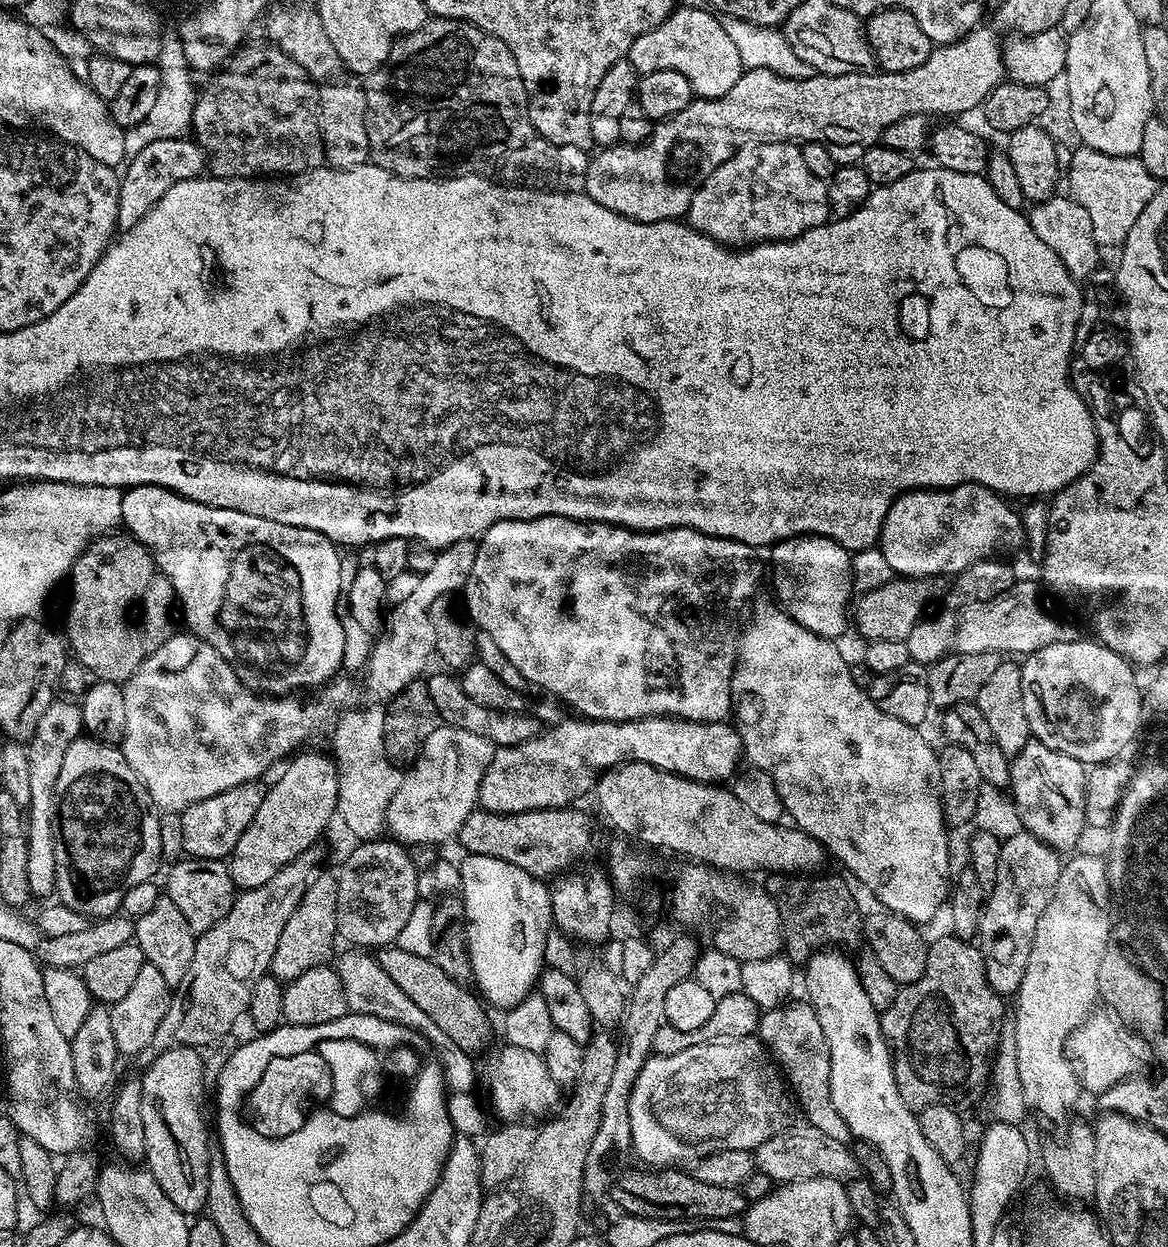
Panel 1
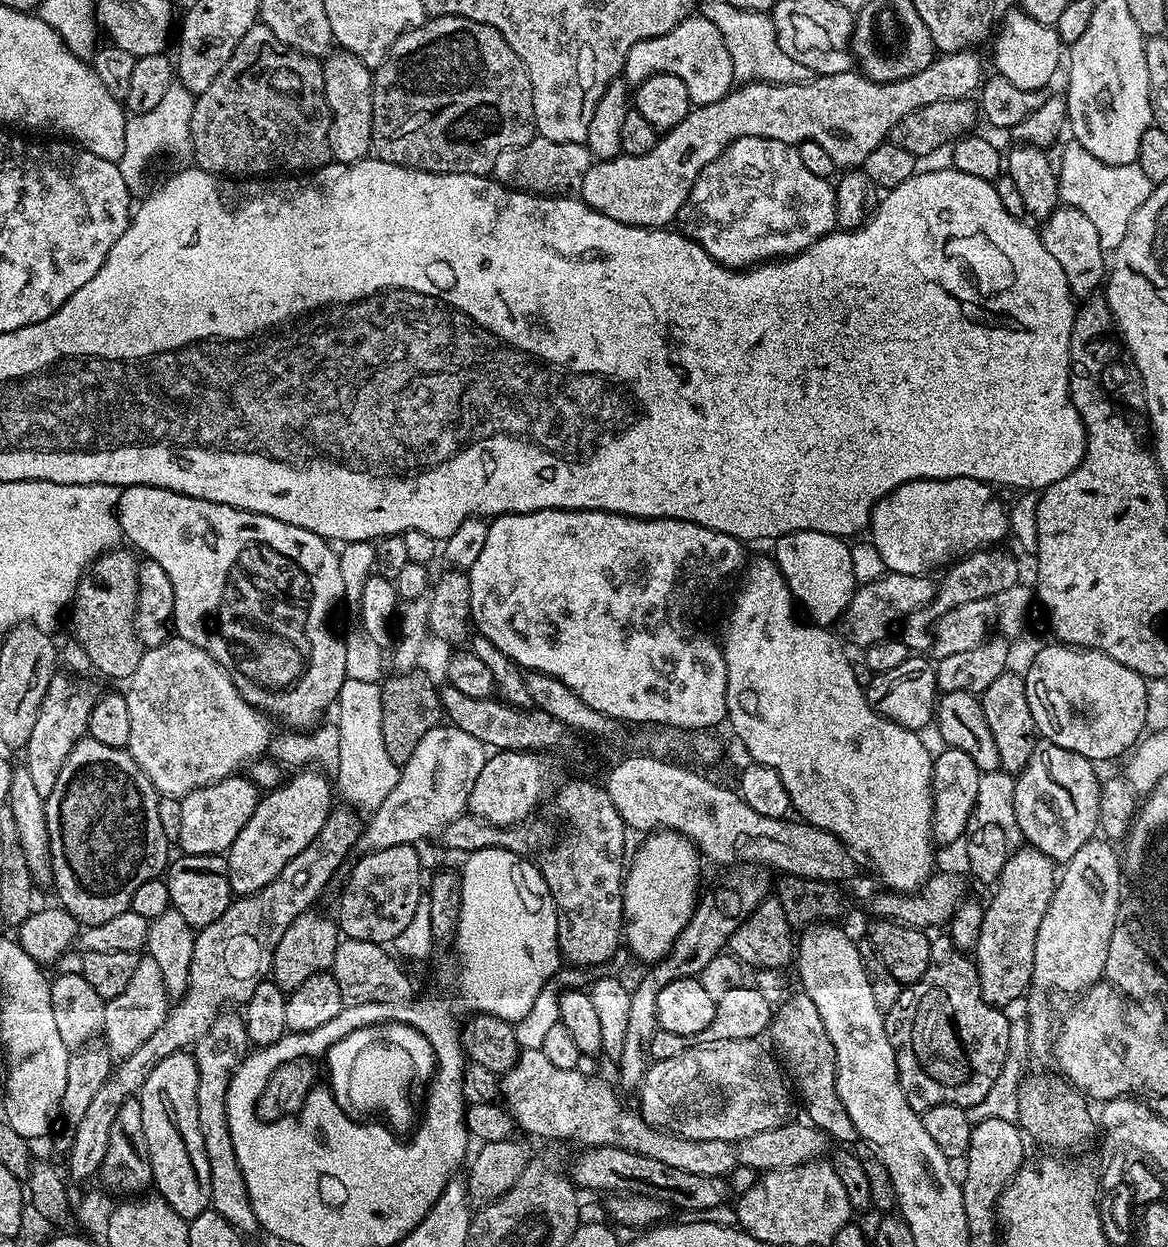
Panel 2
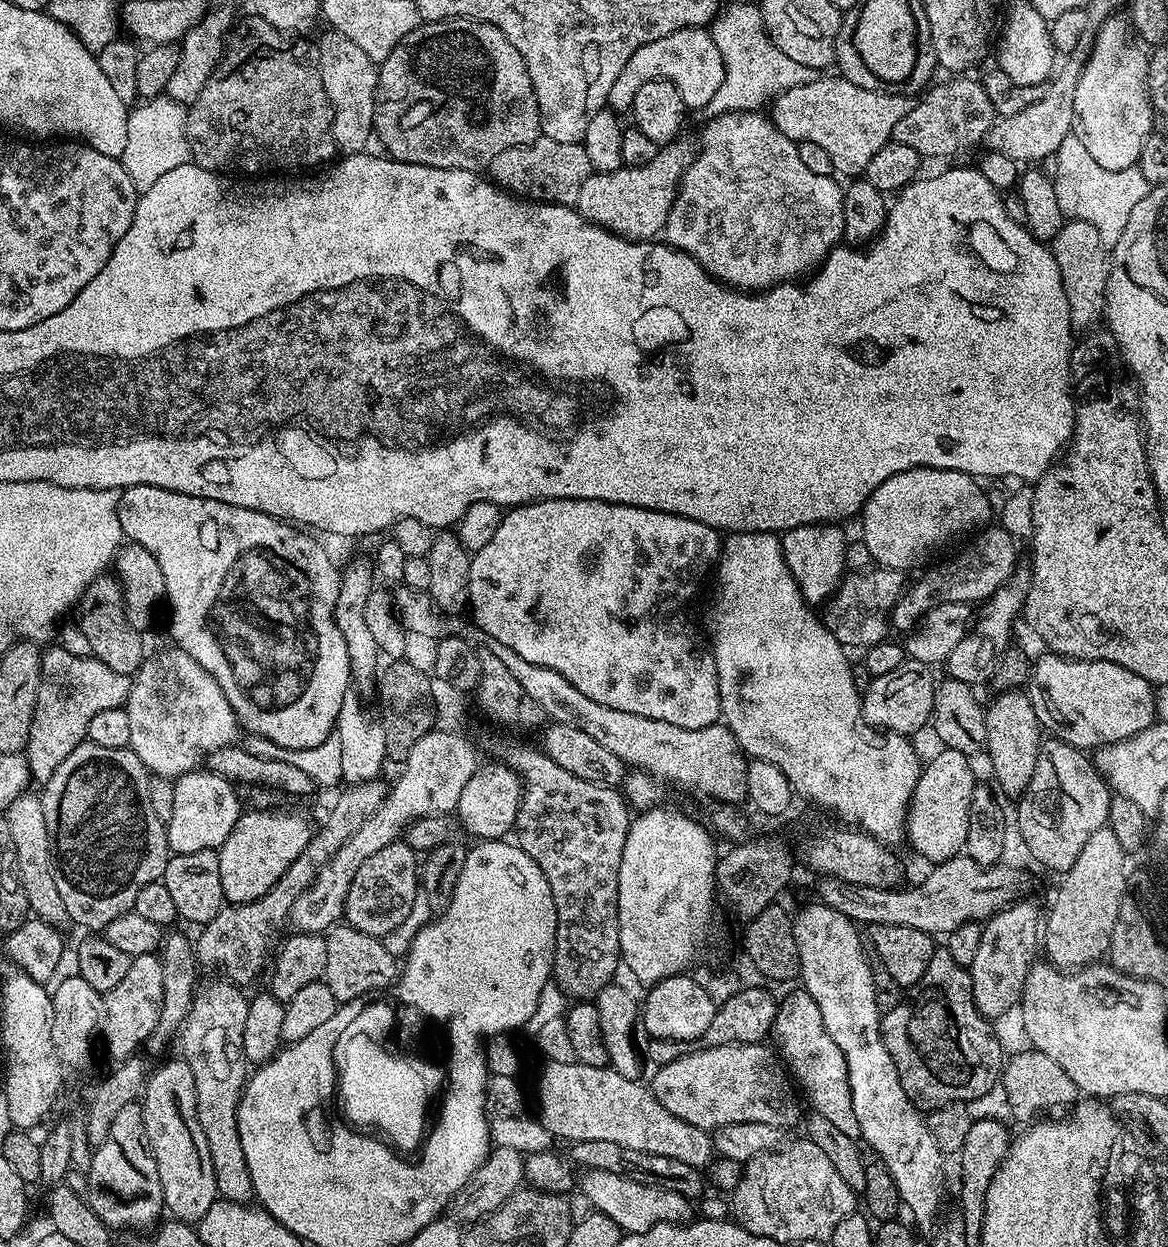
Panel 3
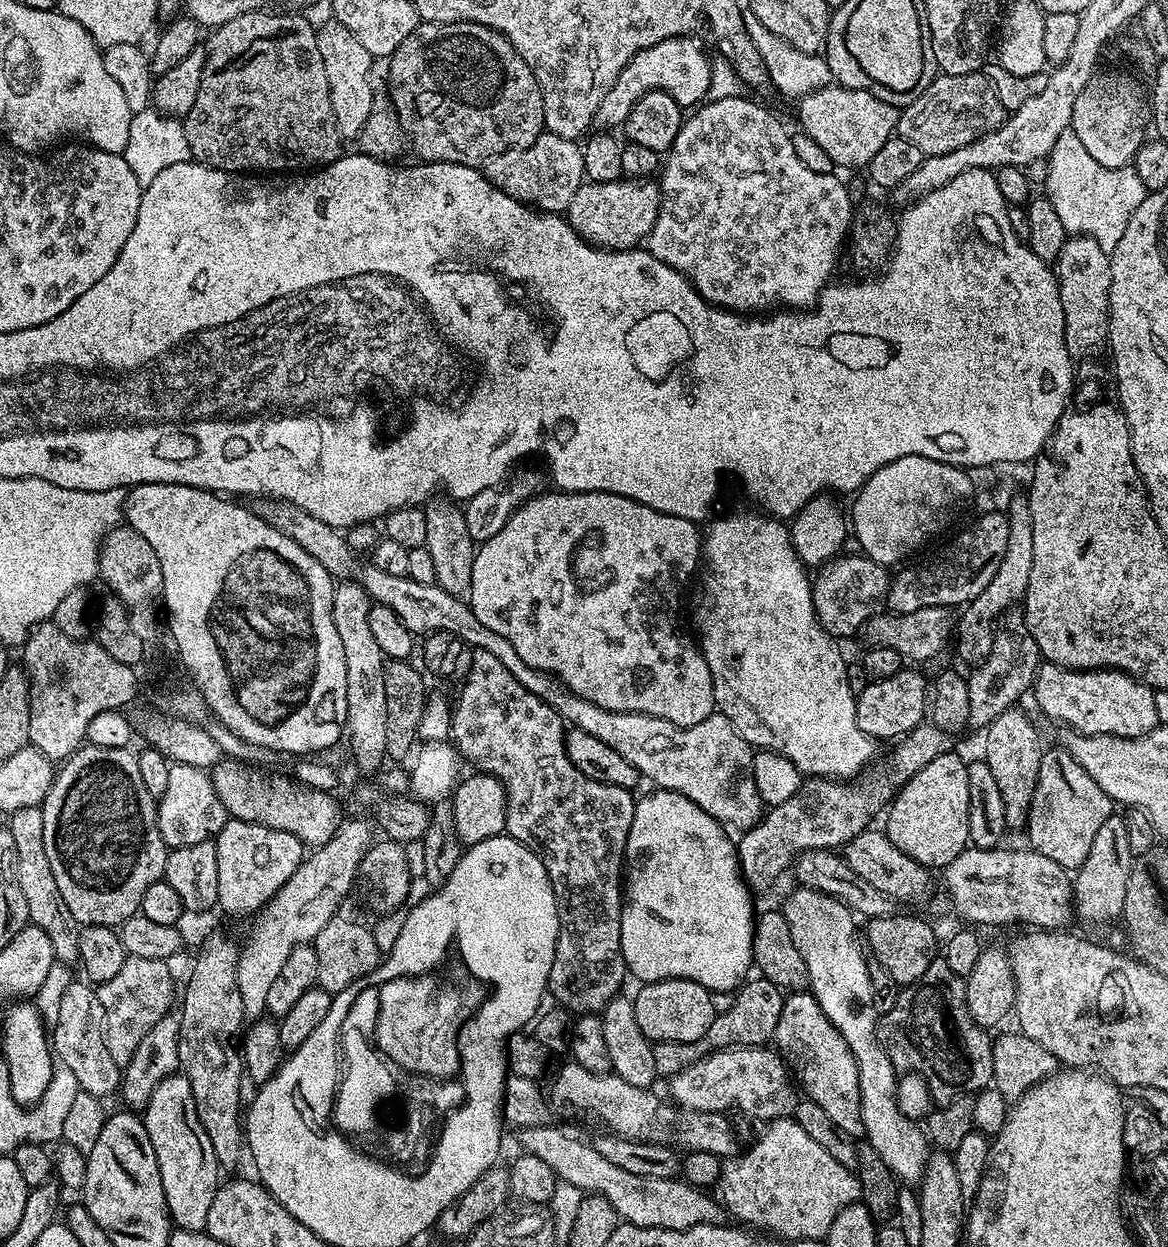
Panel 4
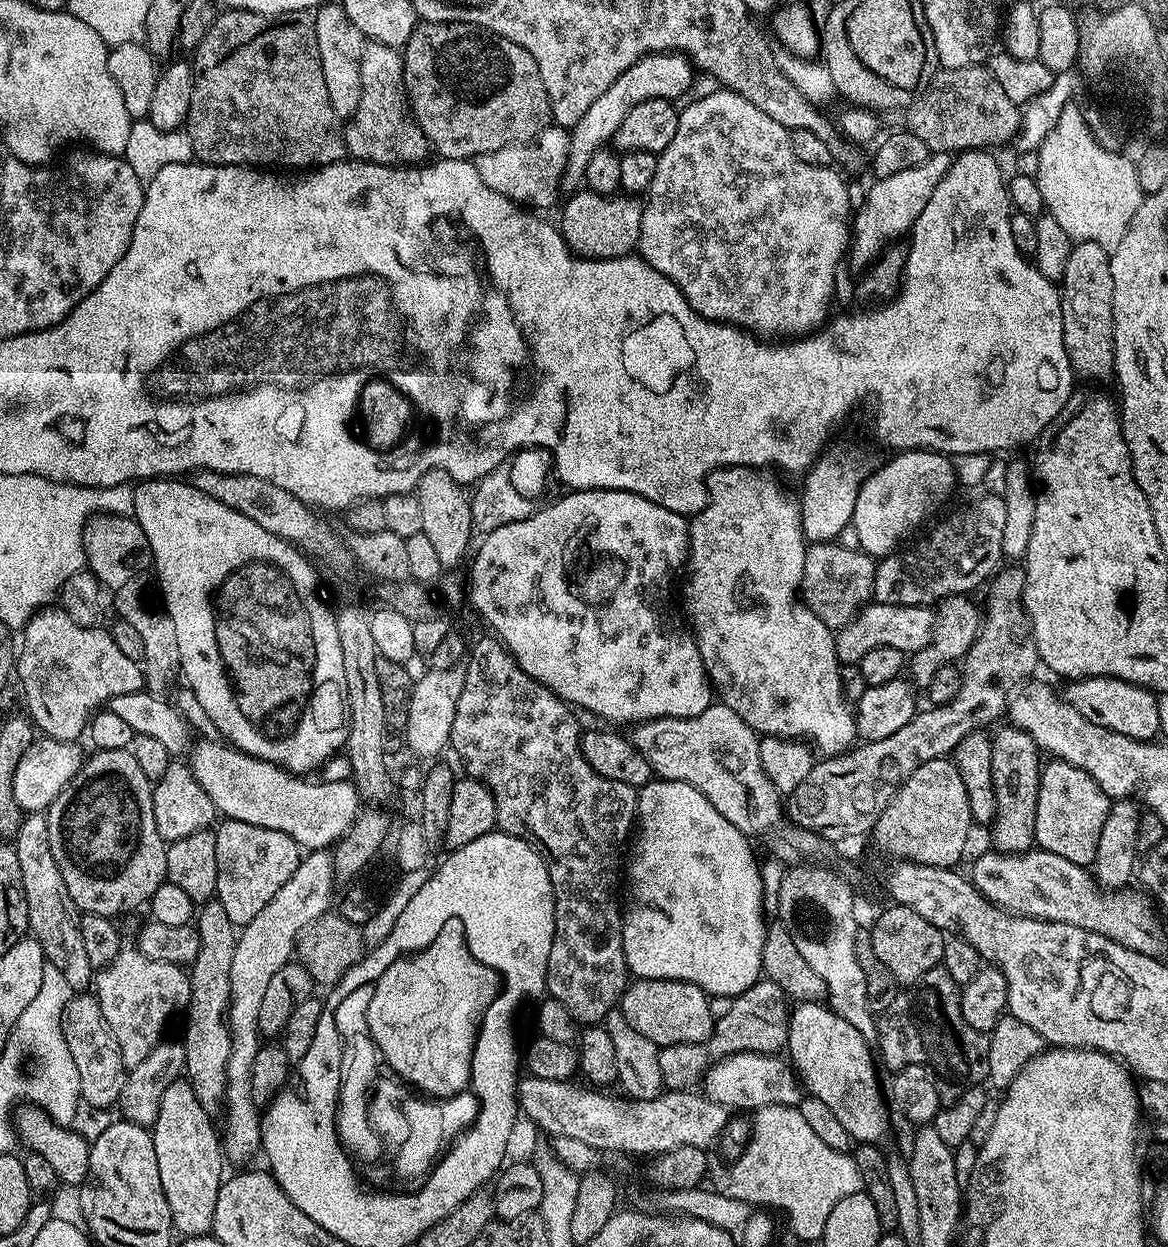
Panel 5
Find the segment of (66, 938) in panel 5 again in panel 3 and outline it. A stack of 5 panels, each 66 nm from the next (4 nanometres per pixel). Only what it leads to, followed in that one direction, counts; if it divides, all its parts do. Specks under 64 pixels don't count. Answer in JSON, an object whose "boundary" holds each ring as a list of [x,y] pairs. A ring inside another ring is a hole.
{"boundary":[[[26,790],[18,798],[14,798],[14,802],[8,807],[6,819],[10,826],[10,838],[14,838],[18,870],[22,886],[26,890],[29,909],[34,913],[35,919],[45,920],[50,926],[61,930],[67,929],[72,924],[72,919],[70,914],[66,914],[62,894],[58,894],[58,885],[54,882],[50,830],[46,830],[46,810],[42,806],[40,796],[32,793],[32,790]]]}

